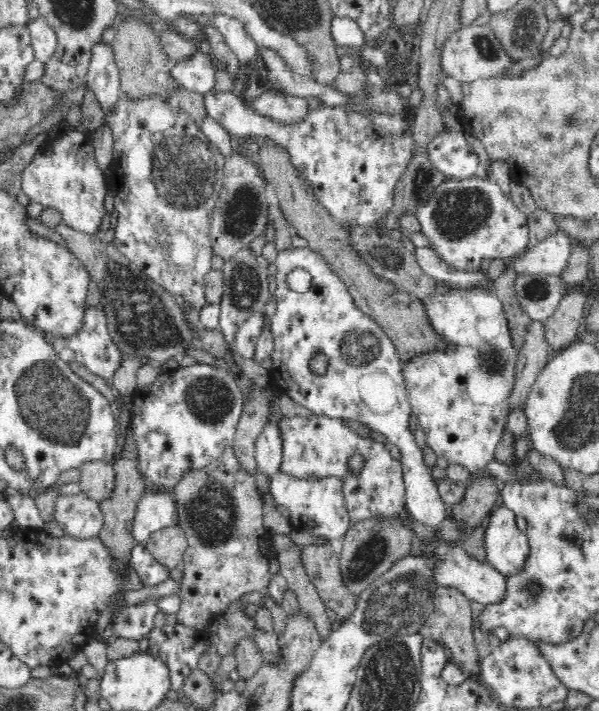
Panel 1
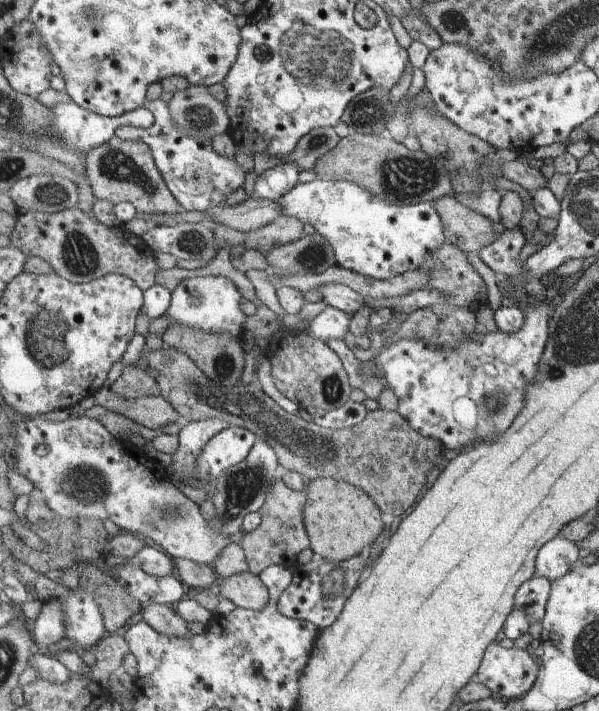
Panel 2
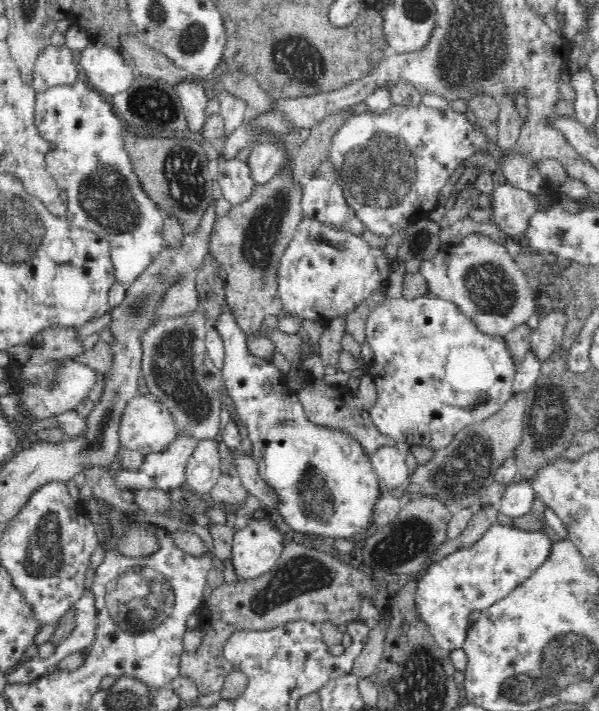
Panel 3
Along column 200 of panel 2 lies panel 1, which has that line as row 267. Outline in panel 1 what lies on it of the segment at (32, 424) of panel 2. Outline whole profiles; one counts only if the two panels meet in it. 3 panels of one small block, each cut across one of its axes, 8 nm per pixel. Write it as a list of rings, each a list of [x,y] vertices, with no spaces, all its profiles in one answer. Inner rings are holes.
[[[562,230],[546,238],[544,242],[531,247],[527,254],[515,262],[510,262],[508,266],[520,274],[559,276],[575,242]]]

